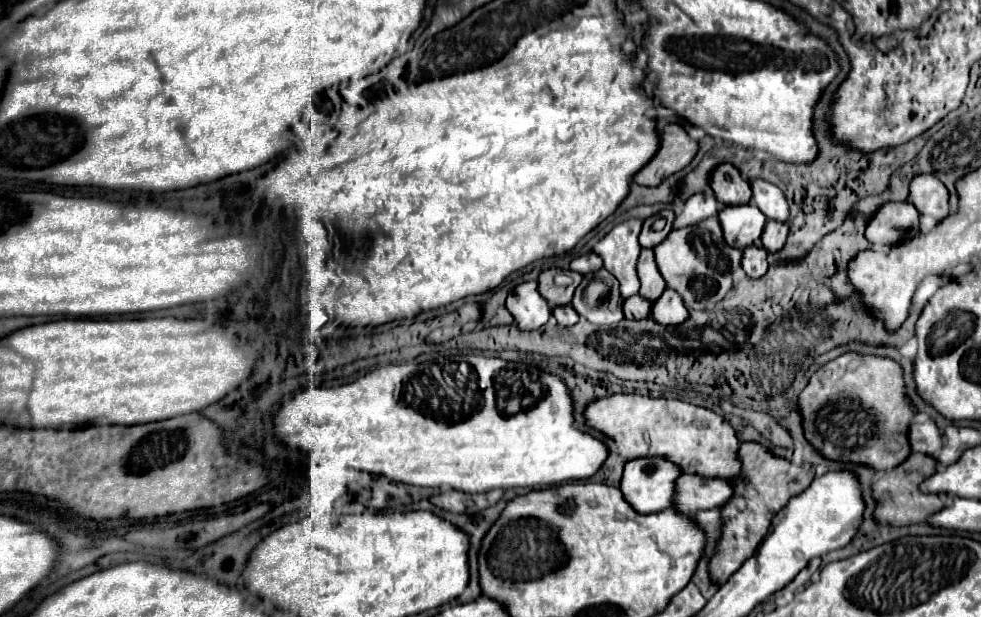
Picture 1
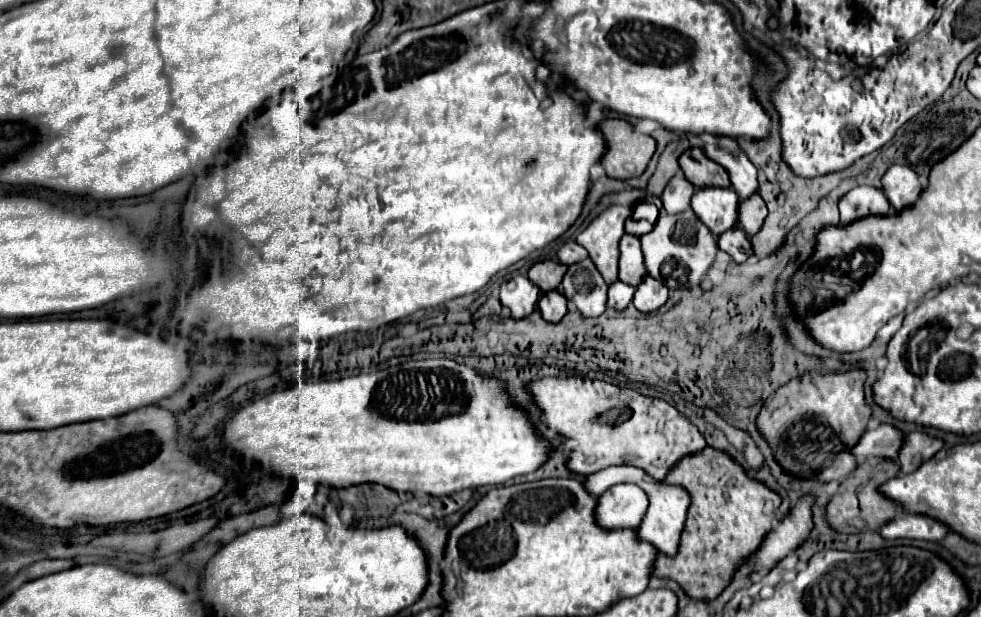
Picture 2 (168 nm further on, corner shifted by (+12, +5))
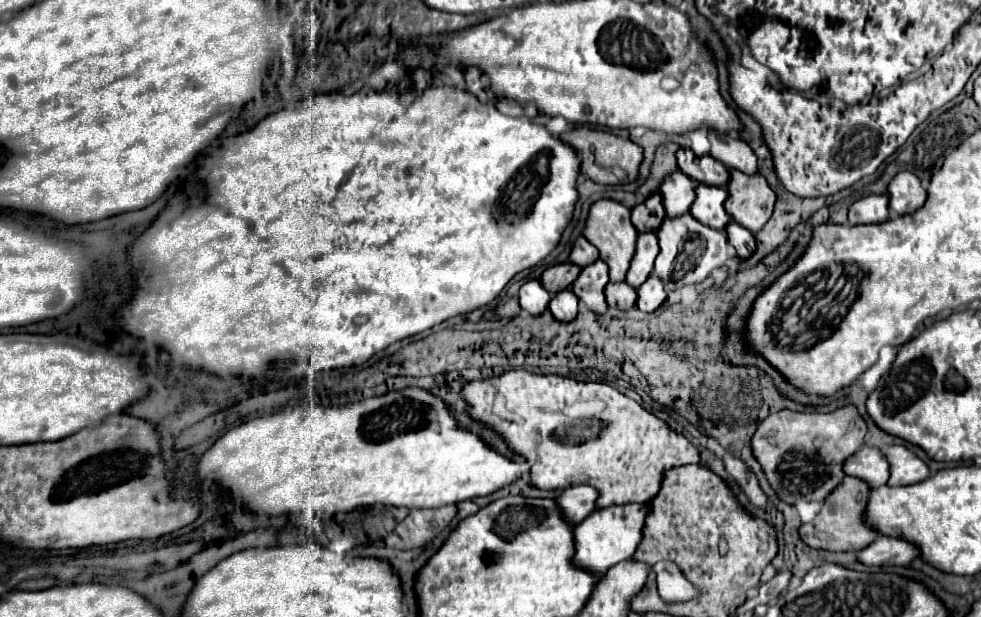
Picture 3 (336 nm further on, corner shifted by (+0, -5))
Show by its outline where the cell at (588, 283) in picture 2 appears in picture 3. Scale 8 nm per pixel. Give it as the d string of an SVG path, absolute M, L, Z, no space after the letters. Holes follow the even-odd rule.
M599 259L593 265L587 265L581 269L581 275L571 285L571 291L595 313L603 315L607 313L609 305L605 299L605 285L609 283L607 265Z

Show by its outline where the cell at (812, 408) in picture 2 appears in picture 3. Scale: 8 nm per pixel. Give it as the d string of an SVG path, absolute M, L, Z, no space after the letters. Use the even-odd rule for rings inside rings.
M845 405L829 413L799 413L783 409L769 415L757 427L753 435L753 453L783 501L795 505L799 501L811 501L811 495L813 501L821 501L845 477L843 463L865 443L865 433L867 423L855 405Z

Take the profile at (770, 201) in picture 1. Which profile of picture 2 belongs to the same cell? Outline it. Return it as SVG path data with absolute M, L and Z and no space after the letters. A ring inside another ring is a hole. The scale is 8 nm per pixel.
M723 135L723 137L719 137L719 141L715 145L707 143L703 147L703 151L709 159L713 159L715 163L719 163L727 169L729 179L731 179L731 189L735 193L739 193L741 199L751 197L759 189L757 169L747 159L747 155L741 149L741 145L737 143L737 139Z

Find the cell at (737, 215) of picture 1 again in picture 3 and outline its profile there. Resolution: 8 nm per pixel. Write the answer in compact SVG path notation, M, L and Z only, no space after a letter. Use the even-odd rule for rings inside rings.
M699 185L695 191L697 191L697 199L691 207L691 213L695 215L695 219L705 223L707 227L725 231L725 227L731 223L729 213L725 211L727 191L721 187L709 187L709 185Z

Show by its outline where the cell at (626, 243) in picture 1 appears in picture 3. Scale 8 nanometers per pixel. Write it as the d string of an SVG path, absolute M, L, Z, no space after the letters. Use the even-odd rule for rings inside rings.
M609 199L597 201L597 203L593 203L593 207L589 211L589 219L587 219L587 227L585 227L583 235L589 243L593 243L599 249L601 259L609 265L611 281L613 283L625 281L629 263L635 253L635 241L637 241L637 229L631 223L631 211L617 201L609 201Z

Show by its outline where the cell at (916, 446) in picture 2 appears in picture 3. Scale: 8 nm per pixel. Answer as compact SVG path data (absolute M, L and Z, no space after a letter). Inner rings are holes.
M891 445L883 449L883 453L891 465L891 477L887 485L913 485L925 481L931 475L927 463L911 453L905 445Z

